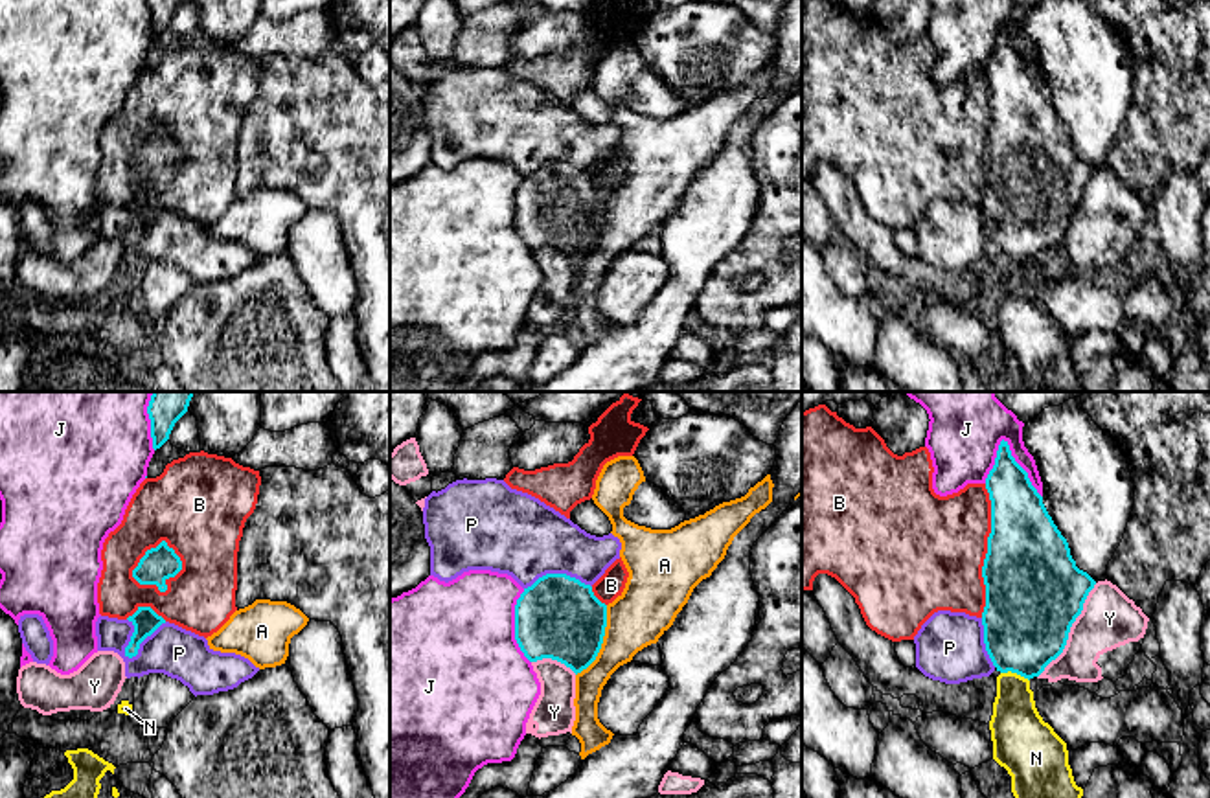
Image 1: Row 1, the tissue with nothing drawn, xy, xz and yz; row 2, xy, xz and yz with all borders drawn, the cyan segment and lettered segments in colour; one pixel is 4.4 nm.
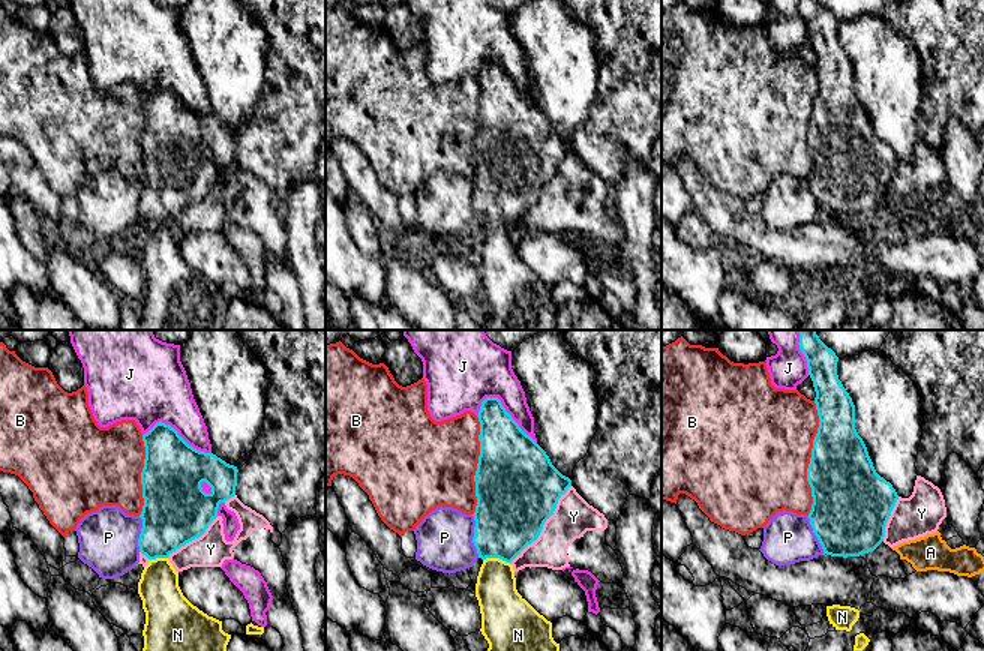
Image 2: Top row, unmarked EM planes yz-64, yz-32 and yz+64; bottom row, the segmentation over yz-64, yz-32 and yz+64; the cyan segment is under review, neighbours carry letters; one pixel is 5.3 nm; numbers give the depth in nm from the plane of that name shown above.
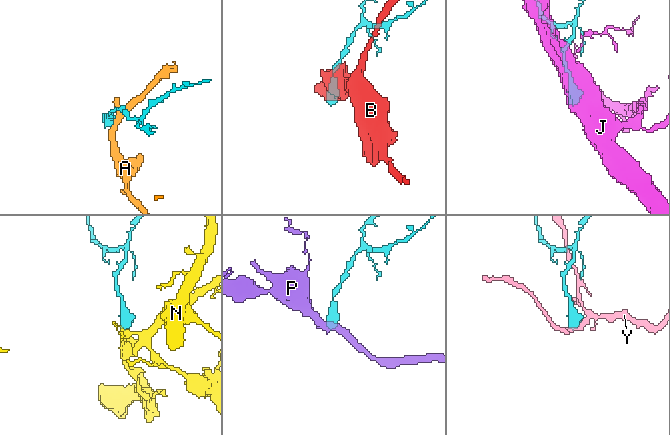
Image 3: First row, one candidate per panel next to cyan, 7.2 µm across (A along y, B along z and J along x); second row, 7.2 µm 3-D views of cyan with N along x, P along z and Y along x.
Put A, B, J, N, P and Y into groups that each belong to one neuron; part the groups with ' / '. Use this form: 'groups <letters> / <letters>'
groups A / B / J / N / P / Y

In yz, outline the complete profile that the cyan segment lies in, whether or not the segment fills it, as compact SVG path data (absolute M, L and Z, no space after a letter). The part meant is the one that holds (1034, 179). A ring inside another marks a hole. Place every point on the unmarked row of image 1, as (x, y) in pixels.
M1004 28L986 77L991 88L991 121L982 154L982 213L986 239L1000 261L989 309L993 348L1011 364L1017 392L1079 392L1083 377L1074 370L1067 331L1039 303L1030 268L1063 241L1070 215L1096 169L1076 154L1067 127Z

